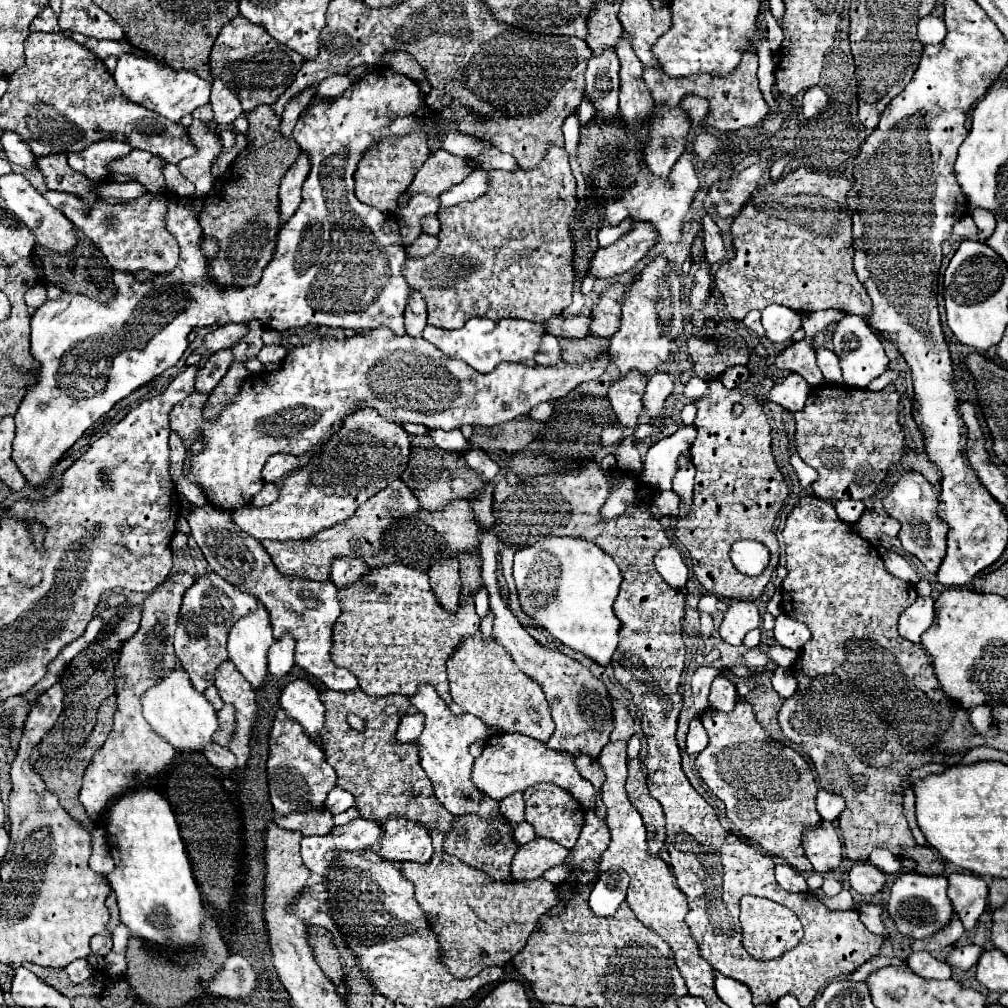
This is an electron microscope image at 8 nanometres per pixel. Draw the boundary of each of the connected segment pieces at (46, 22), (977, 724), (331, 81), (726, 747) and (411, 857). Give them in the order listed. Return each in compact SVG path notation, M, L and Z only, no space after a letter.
M46 6L46 8L42 8L42 12L34 18L32 28L34 28L36 32L60 32L56 18L58 18L56 12L54 12L50 6Z
M976 706L976 708L972 708L972 712L970 712L970 722L972 722L972 726L974 726L974 730L976 732L986 732L990 726L992 726L992 708L990 706Z
M330 76L330 78L326 78L326 80L322 80L318 86L316 86L316 98L320 98L320 100L334 100L334 98L338 98L338 96L342 96L342 92L346 92L346 88L348 88L348 84L350 84L352 80L348 78L348 76Z
M738 700L736 708L734 708L732 712L728 712L728 714L724 714L724 712L714 712L714 710L708 708L708 710L700 716L700 720L702 720L702 724L704 724L706 732L708 732L710 742L708 742L708 746L706 746L706 748L696 756L696 768L698 768L700 776L702 776L702 780L706 782L706 786L708 786L708 788L710 788L710 790L712 790L712 792L714 792L714 794L716 794L716 796L726 804L726 816L734 822L734 826L742 832L744 838L756 842L758 846L762 846L762 848L764 848L766 852L770 852L772 856L780 856L780 858L784 858L790 866L798 868L798 872L810 872L810 870L812 870L812 864L806 860L804 850L802 850L802 832L804 832L804 828L818 824L818 822L820 822L820 816L818 816L818 812L816 812L816 808L814 808L814 800L816 800L818 788L816 788L816 784L814 784L814 776L812 776L812 772L810 772L806 760L804 760L796 750L786 748L786 746L780 746L778 742L772 742L772 740L764 734L764 728L762 728L762 726L758 724L758 720L754 718L754 714L752 714L752 706L750 706L748 702L744 702L744 700Z
M390 818L380 838L380 854L390 862L430 862L432 840L424 826L404 820Z

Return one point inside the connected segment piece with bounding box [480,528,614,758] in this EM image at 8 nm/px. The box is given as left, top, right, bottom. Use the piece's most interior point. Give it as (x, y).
(581, 707)

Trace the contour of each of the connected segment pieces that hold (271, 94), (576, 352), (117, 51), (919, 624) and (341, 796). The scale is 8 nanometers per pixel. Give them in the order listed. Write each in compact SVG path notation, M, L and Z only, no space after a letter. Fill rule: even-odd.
M236 16L230 20L230 24L222 26L222 32L214 42L210 54L210 74L212 78L220 78L232 92L236 92L244 112L250 112L260 104L272 104L294 82L302 62L302 56L284 44L278 44L262 26L250 24L250 20Z
M590 336L586 340L560 340L562 346L562 358L568 364L584 364L584 362L594 362L602 352L608 350L608 340L602 340L598 336Z
M72 34L72 40L82 44L84 48L88 48L90 52L94 52L98 58L108 58L108 56L120 56L124 52L128 52L128 42L126 40L96 40L90 36L82 36L82 34Z
M918 598L910 608L906 608L898 620L898 632L902 638L920 644L920 636L930 628L934 620L934 600Z
M334 788L334 790L328 794L328 798L326 798L326 808L328 808L332 814L340 814L340 812L352 808L354 802L356 802L356 800L354 800L354 796L352 796L350 792L346 792L346 790L342 790L342 788Z

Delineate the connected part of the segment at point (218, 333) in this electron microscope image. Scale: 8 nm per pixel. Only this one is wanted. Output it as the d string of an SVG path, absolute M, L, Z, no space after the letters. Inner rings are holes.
M224 324L214 328L204 338L204 348L218 352L222 348L232 348L246 334L246 324Z

